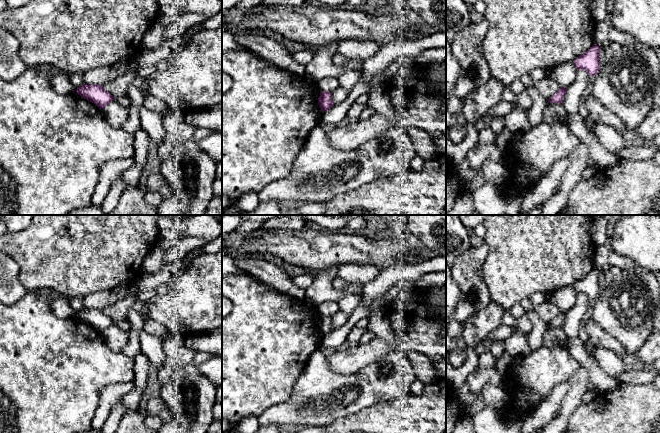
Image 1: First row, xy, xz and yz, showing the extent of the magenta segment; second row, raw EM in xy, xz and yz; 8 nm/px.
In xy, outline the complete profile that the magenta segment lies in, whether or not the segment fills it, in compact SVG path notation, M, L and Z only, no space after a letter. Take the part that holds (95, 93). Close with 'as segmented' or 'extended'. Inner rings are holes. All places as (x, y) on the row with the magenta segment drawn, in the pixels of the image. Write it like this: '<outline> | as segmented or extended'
M82 84L76 89L76 93L103 109L113 100L113 96L107 92L102 85Z | as segmented

